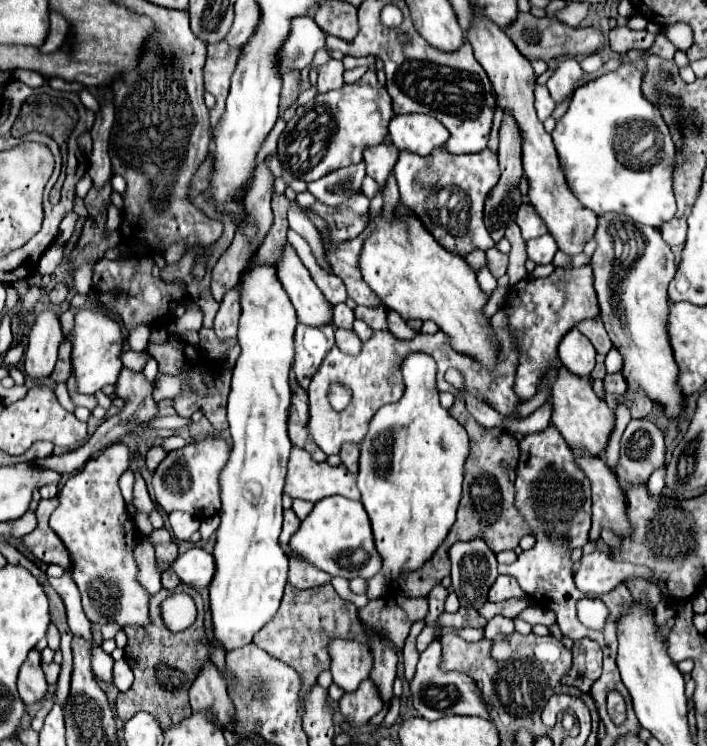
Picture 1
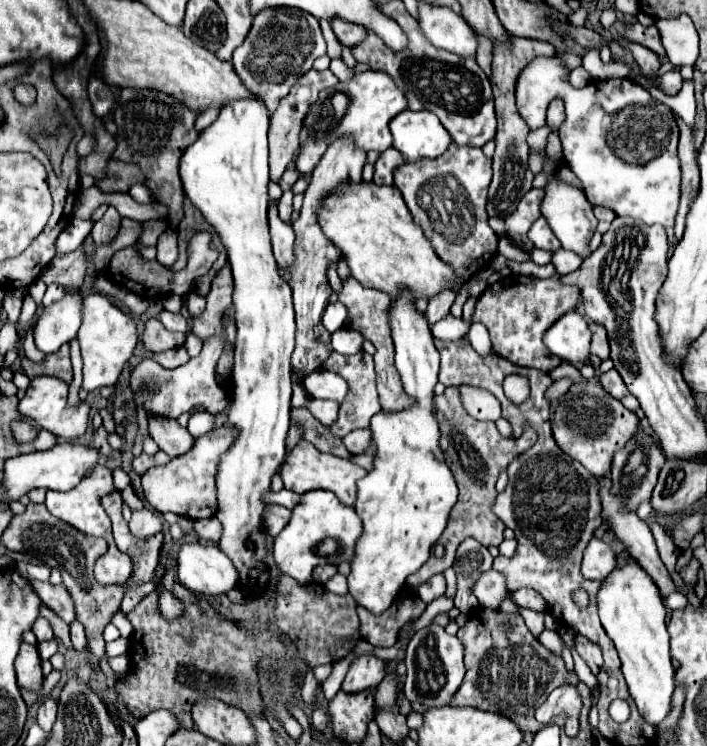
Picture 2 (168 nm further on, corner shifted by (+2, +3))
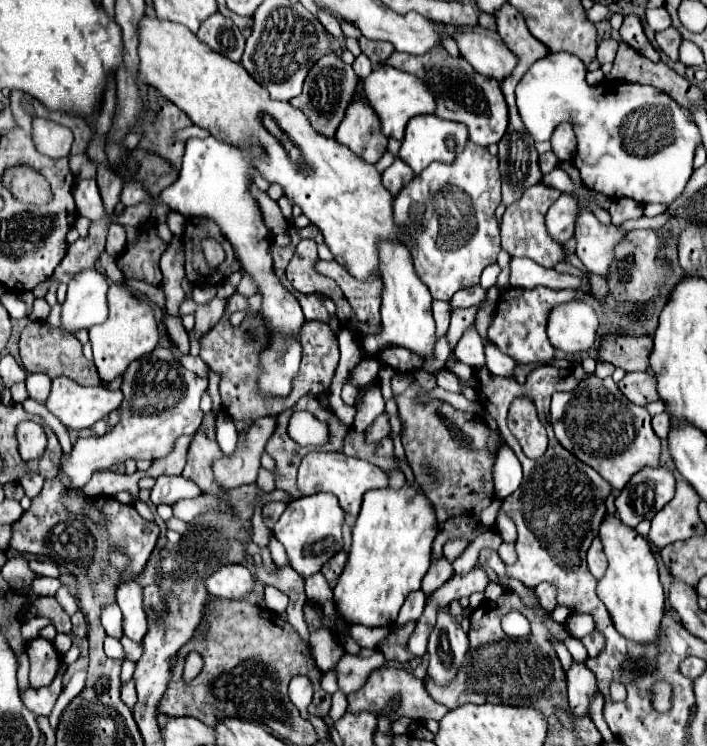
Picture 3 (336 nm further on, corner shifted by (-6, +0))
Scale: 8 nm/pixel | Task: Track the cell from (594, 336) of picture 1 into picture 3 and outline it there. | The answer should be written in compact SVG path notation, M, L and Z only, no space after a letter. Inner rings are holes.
M605 335L599 345L599 357L623 371L645 371L649 369L651 347L653 339L647 335Z

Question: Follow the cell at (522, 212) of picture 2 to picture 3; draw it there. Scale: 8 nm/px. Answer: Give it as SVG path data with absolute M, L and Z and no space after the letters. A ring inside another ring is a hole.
M537 183L531 189L525 189L523 197L507 207L503 221L501 221L501 247L511 257L529 257L543 267L553 267L555 263L563 261L563 247L557 245L547 235L547 229L545 229L545 213L557 201L559 195L561 193L557 189L551 189L543 183Z

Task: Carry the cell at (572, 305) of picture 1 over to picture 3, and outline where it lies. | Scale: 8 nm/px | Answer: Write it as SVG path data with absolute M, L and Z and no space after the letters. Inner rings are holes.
M509 287L499 295L497 311L493 315L493 321L487 329L487 339L495 343L505 355L515 359L521 365L529 363L543 363L549 365L555 359L555 349L551 347L547 339L547 319L553 307L561 303L569 303L577 297L573 289L547 289L547 287L535 287L535 289L521 289L521 287Z

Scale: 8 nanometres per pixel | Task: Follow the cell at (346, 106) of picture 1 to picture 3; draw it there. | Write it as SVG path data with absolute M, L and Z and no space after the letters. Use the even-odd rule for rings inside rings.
M379 65L377 69L373 69L373 73L367 79L363 79L357 89L363 95L363 99L371 105L371 109L377 113L377 117L381 121L381 133L385 137L395 137L399 141L403 139L405 125L411 117L433 113L433 109L435 109L435 99L427 91L423 81L419 81L411 73L403 73L403 71L387 67L387 65Z

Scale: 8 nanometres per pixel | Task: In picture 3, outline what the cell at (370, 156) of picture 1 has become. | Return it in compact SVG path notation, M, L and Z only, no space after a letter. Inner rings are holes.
M395 157L393 165L383 171L383 185L385 185L393 195L397 195L399 189L401 189L407 181L411 181L411 177L413 177L413 169L411 169L405 161L401 161L399 157Z

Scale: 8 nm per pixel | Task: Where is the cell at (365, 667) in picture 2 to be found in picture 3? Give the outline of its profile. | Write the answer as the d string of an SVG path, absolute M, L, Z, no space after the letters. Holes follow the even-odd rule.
M393 667L375 669L375 671L369 675L367 683L365 683L359 691L349 693L349 695L347 695L349 711L353 711L353 713L371 711L371 713L381 715L381 713L385 711L385 705L389 703L389 699L391 699L393 695L397 695L397 693L401 695L401 705L399 705L399 709L395 711L393 719L409 717L409 719L415 719L415 721L427 721L427 719L439 721L439 719L449 711L445 705L439 705L439 703L435 703L435 701L429 697L427 689L423 689L423 681L415 679L411 673L407 673L407 671L403 671L403 669L393 669Z

